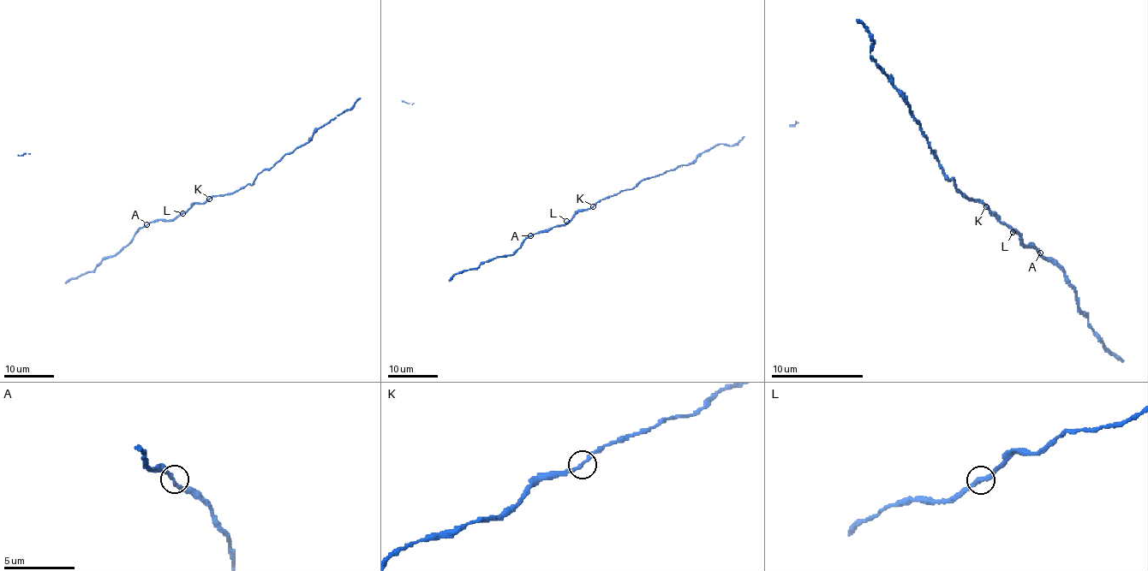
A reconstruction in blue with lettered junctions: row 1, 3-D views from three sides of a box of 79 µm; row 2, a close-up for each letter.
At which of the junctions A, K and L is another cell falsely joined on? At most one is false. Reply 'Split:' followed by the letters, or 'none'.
Split: none

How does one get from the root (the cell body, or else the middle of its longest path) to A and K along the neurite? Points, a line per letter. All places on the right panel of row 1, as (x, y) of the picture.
A: (1015, 232), (1024, 246), (1033, 246), (1040, 252)
K: (1015, 232), (1003, 225), (985, 206)

